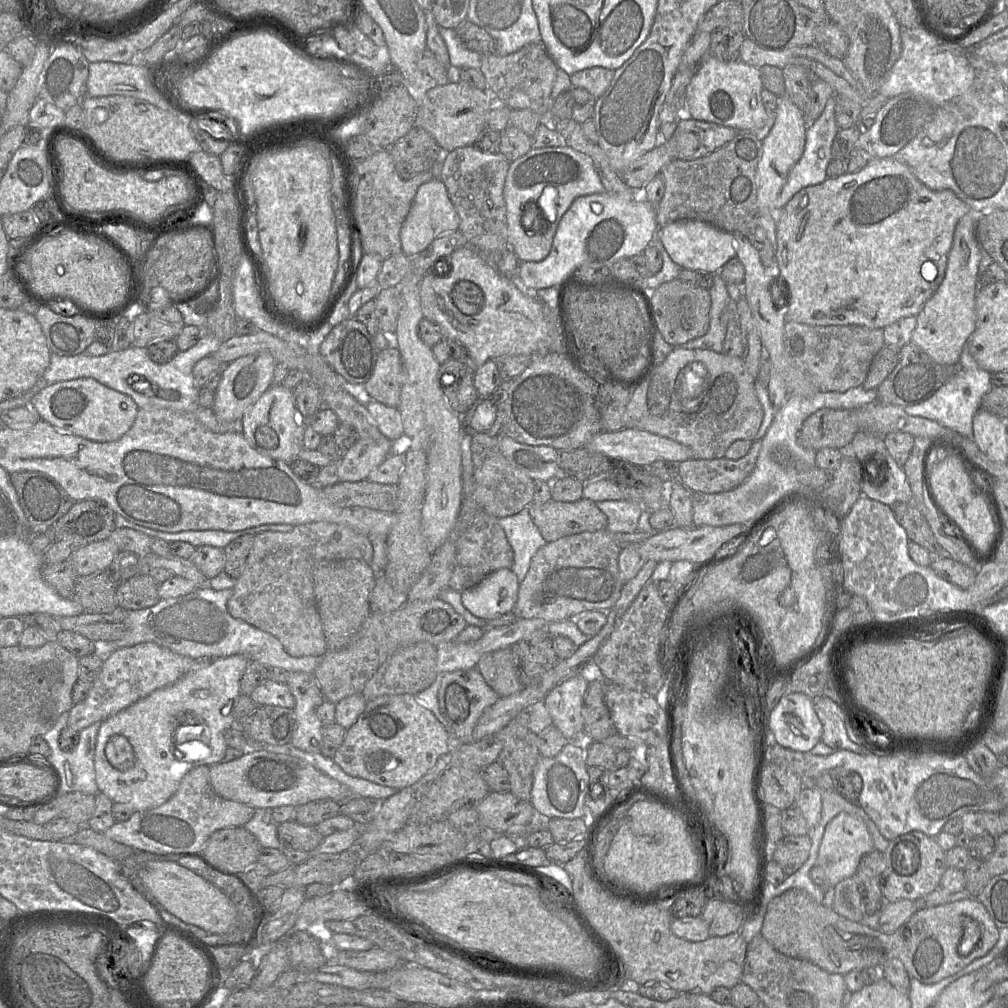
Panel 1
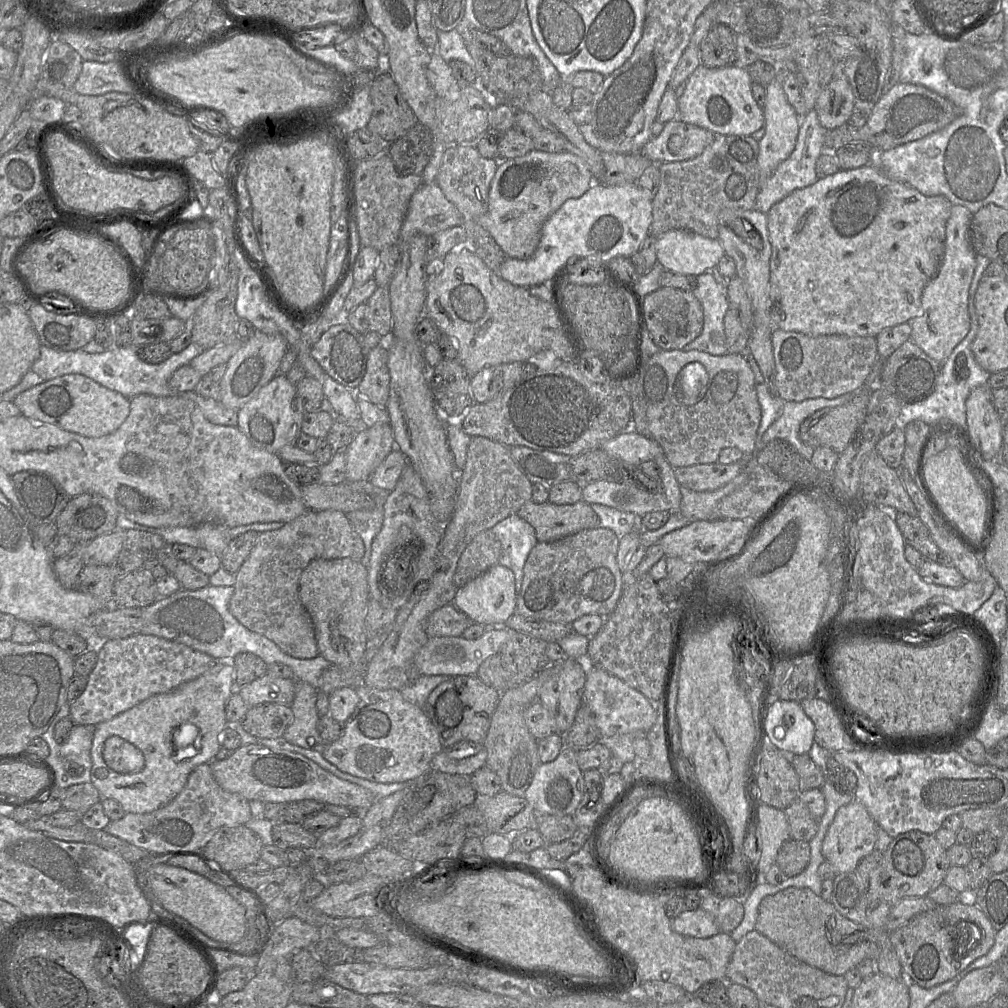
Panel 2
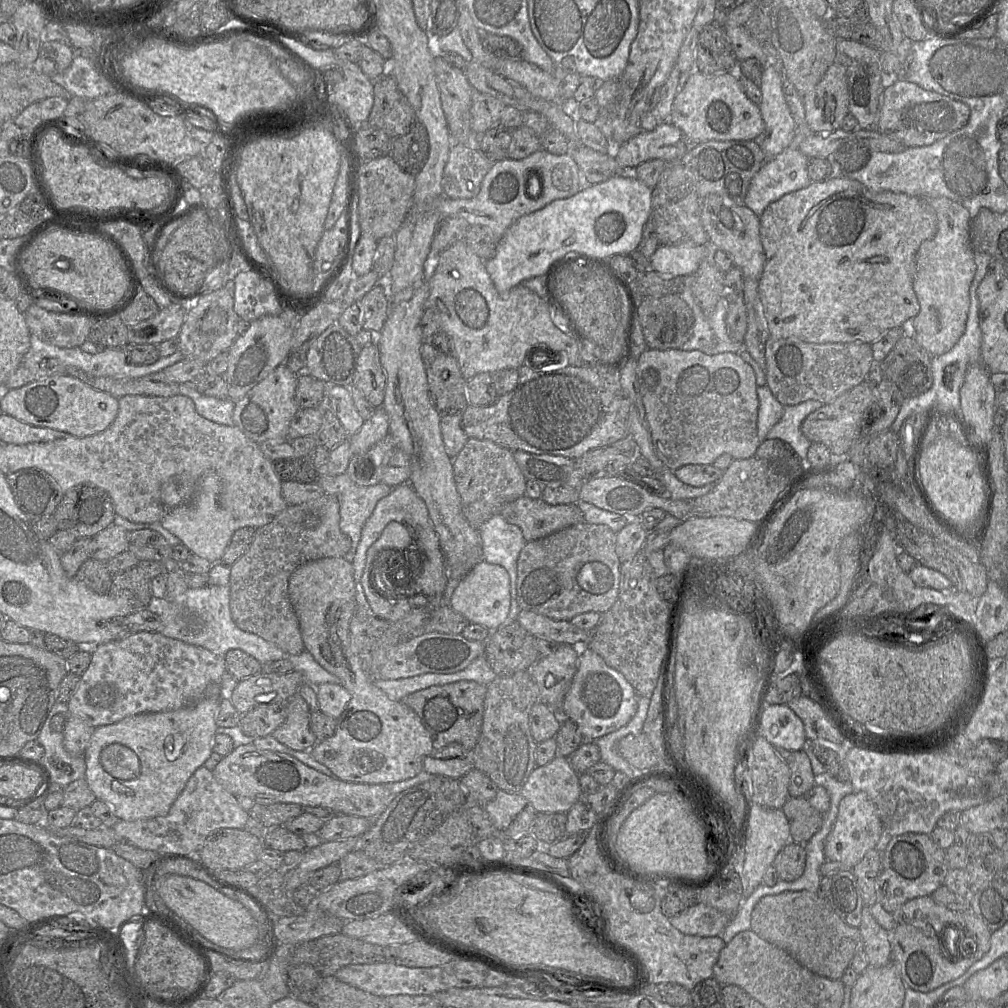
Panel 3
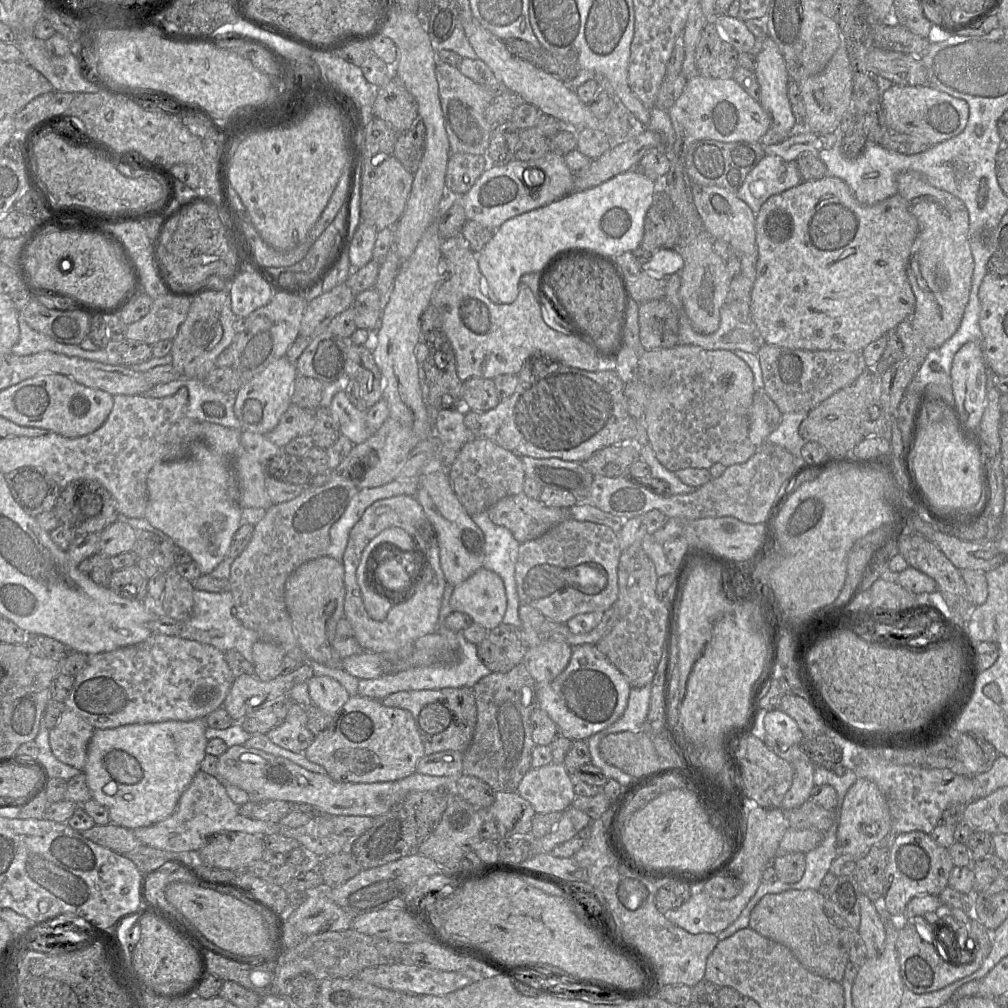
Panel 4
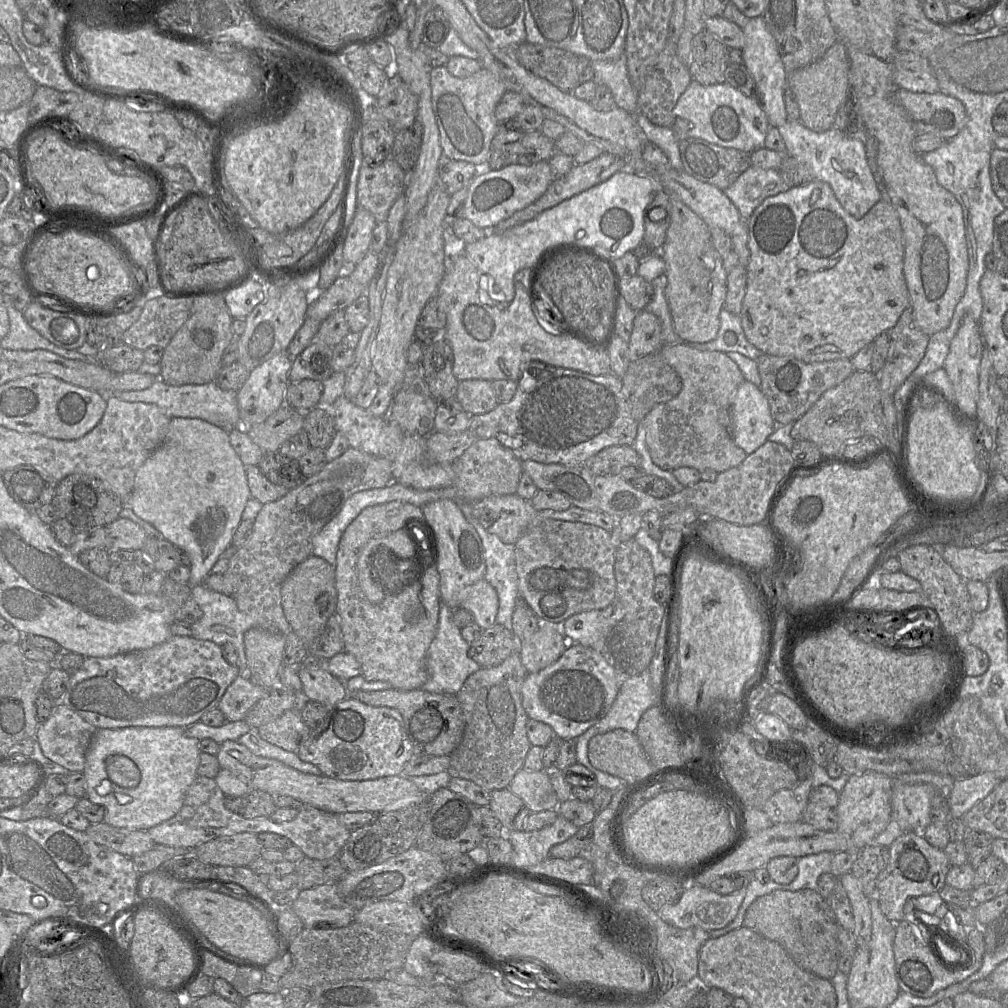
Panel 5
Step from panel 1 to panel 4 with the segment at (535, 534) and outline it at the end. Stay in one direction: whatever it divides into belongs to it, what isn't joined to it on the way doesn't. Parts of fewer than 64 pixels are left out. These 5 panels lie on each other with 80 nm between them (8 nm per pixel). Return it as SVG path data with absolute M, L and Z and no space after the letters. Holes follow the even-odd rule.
M487 511L471 515L471 518L484 536L483 567L497 573L504 584L507 606L502 623L520 627L520 602L515 582L515 564L520 543L509 529L494 524Z

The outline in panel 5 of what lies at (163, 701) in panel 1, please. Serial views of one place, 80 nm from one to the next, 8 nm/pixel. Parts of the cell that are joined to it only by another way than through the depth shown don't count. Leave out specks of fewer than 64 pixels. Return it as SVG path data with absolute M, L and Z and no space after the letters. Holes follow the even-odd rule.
M141 727L98 729L86 752L84 775L86 797L104 808L103 822L118 828L149 830L169 820L181 809L189 786L198 776L200 739L188 737L180 727Z

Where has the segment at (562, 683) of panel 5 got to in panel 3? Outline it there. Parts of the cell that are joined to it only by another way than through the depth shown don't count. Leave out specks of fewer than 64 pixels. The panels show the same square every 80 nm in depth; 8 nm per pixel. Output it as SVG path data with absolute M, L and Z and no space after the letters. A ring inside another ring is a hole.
M584 647L578 653L577 671L564 697L561 718L573 721L585 741L596 741L631 720L637 710L637 698L638 694L620 672L609 667L597 653Z

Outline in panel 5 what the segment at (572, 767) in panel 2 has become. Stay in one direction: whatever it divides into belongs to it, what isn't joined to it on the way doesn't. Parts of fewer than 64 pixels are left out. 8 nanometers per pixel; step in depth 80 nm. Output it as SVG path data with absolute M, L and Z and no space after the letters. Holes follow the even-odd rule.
M519 770L513 777L508 789L519 797L530 812L557 809L560 802L550 782L550 772Z

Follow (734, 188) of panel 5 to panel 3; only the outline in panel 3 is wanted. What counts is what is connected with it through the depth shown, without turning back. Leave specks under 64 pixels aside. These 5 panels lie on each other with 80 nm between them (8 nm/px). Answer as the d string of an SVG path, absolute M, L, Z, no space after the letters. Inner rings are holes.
M807 123L798 124L793 141L782 153L767 159L751 180L744 204L760 217L765 208L785 194L806 188L811 184L807 166L809 158L799 150L800 143L813 133Z

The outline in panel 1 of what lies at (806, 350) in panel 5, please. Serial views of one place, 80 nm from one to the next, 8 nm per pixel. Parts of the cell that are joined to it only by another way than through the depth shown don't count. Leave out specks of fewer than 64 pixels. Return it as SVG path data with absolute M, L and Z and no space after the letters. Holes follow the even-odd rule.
M893 157L872 159L867 166L855 173L827 178L818 185L801 189L791 200L775 213L777 251L776 258L780 279L788 291L786 322L797 322L809 326L855 325L869 329L884 329L896 321L917 316L924 304L936 293L945 277L948 257L953 247L954 232L961 218L972 209L951 190L933 191L914 175L911 169Z

